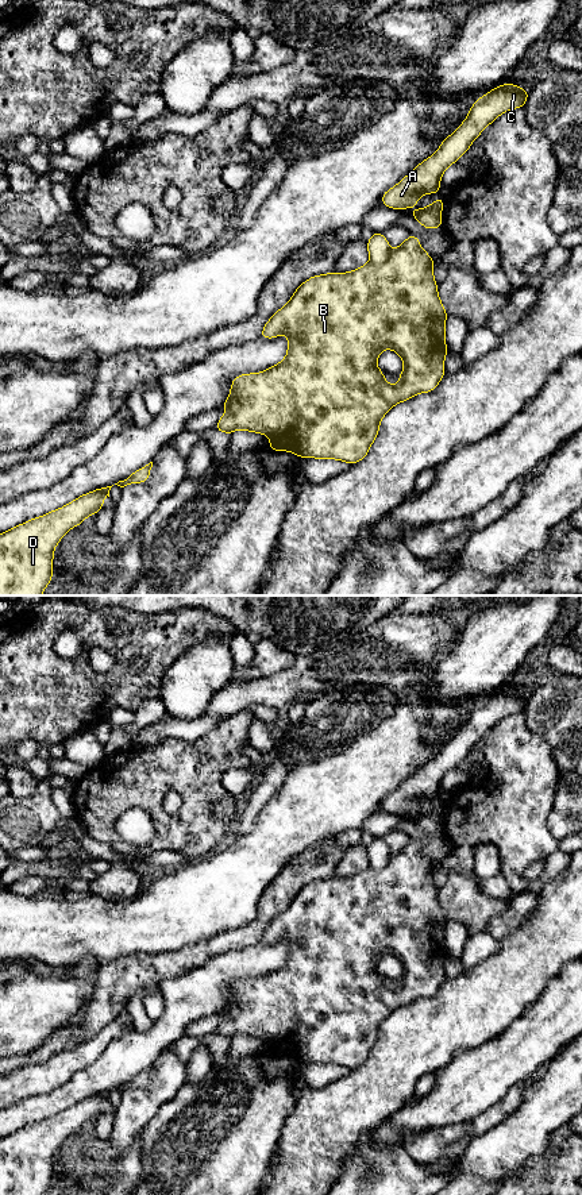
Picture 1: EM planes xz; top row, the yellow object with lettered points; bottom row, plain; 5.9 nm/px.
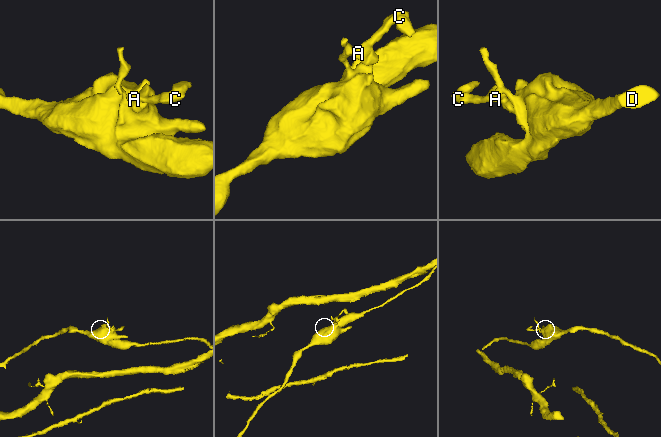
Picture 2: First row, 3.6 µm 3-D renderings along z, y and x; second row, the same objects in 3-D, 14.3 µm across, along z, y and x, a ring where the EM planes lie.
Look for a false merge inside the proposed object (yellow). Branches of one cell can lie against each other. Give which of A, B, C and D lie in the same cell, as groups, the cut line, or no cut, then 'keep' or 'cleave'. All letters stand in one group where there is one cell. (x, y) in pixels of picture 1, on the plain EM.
groups A C / B D; cut xz (415, 821), (434, 818), (439, 822); cleave

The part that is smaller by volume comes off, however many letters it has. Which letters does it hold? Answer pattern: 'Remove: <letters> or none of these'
Remove: A, C

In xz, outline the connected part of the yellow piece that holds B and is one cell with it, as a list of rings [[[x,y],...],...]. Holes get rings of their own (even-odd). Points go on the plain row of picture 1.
[[[374,837],[367,845],[367,855],[370,861],[369,868],[348,878],[334,876],[308,883],[296,894],[288,909],[274,917],[270,925],[265,929],[259,941],[274,944],[278,940],[288,940],[288,959],[278,970],[271,971],[262,978],[242,979],[234,983],[228,1005],[220,1010],[220,1013],[227,1013],[228,1015],[220,1022],[215,1033],[216,1036],[226,1037],[228,1040],[236,1034],[263,1038],[270,1042],[270,1049],[267,1052],[270,1055],[289,1056],[296,1059],[298,1063],[338,1064],[348,1069],[354,1069],[361,1067],[367,1060],[374,1044],[378,1040],[382,1022],[396,1009],[404,1007],[419,998],[428,998],[436,994],[440,984],[446,980],[444,961],[450,956],[444,947],[446,924],[448,920],[438,899],[439,890],[433,884],[435,867],[428,857],[420,852],[419,843],[413,841],[412,839],[409,839],[401,851],[392,855],[383,839]],[[386,953],[396,956],[404,965],[404,975],[401,976],[400,986],[396,991],[390,991],[388,988],[383,978],[377,971],[378,960]]]

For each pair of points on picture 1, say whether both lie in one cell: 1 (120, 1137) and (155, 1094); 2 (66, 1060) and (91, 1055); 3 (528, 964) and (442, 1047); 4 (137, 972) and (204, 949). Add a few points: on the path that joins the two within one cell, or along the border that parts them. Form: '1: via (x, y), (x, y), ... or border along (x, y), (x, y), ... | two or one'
1: via (126, 1126), (145, 1105) | one
2: via (72, 1060), (85, 1055) | one
3: via (507, 983), (463, 1025) | one
4: via (153, 968), (174, 964), (188, 958) | one

